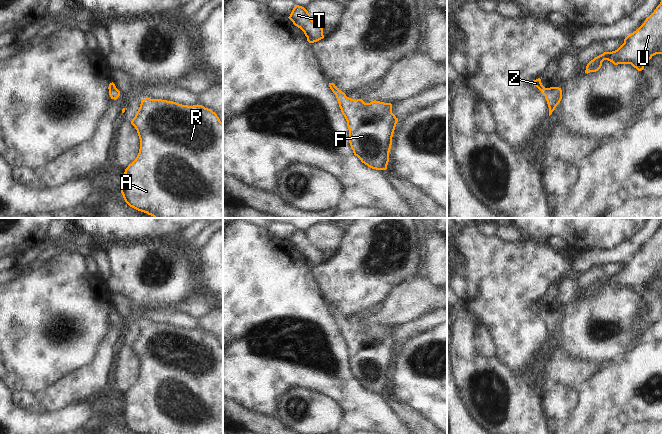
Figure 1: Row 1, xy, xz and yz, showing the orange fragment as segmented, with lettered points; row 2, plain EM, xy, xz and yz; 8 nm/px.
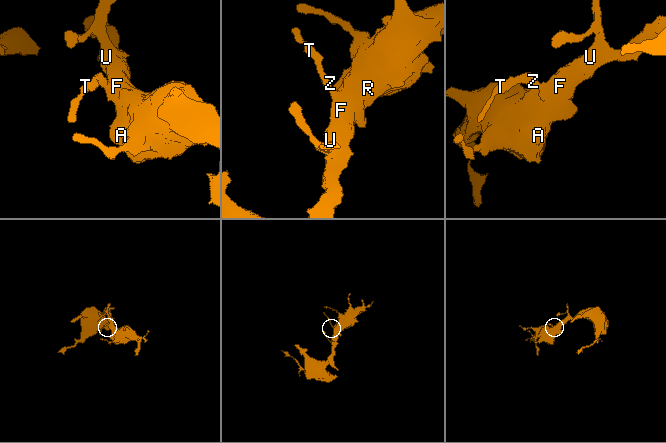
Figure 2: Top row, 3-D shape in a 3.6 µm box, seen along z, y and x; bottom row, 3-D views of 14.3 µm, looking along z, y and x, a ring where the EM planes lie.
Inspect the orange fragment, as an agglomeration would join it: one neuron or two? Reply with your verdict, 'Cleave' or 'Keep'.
Keep.

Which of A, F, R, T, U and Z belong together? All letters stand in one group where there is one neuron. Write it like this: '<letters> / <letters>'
A F R T U Z

